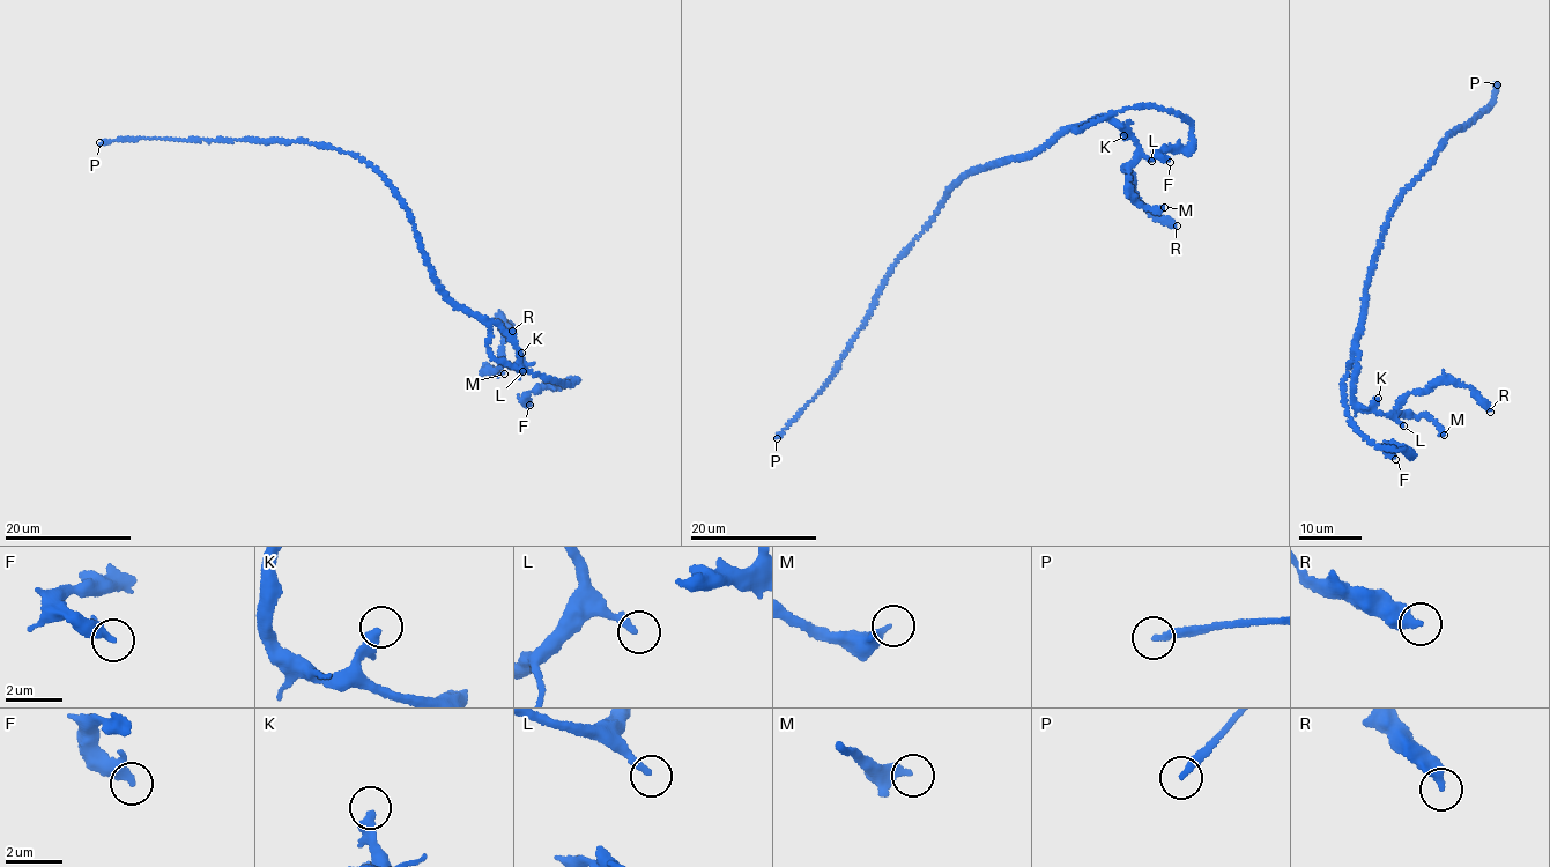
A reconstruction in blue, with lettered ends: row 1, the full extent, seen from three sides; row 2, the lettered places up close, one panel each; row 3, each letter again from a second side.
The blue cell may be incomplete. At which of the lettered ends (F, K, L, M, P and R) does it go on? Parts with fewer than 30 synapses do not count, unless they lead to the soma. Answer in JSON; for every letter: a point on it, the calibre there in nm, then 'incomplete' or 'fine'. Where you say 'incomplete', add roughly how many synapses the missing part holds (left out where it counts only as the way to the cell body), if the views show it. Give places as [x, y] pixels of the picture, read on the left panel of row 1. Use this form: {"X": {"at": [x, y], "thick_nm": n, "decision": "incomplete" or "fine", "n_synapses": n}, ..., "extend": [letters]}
{"F": {"at": [529, 405], "thick_nm": 260, "decision": "fine"}, "K": {"at": [521, 353], "thick_nm": 280, "decision": "fine"}, "L": {"at": [523, 371], "thick_nm": 240, "decision": "fine"}, "M": {"at": [504, 373], "thick_nm": 380, "decision": "fine"}, "P": {"at": [99, 142], "thick_nm": 220, "decision": "incomplete", "n_synapses": 300}, "R": {"at": [512, 331], "thick_nm": 460, "decision": "fine"}, "extend": ["P"]}

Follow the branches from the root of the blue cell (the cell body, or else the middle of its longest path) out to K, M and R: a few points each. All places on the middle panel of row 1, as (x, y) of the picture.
K: (978, 171), (1023, 158), (1061, 134), (1100, 118), (1117, 124), (1126, 132), (1124, 135)
M: (978, 171), (1023, 158), (1067, 131), (1109, 118), (1137, 146), (1129, 169), (1129, 192), (1144, 206), (1164, 207)
R: (978, 171), (1023, 158), (1067, 131), (1109, 118), (1137, 146), (1136, 158), (1125, 170), (1134, 197), (1177, 225)

